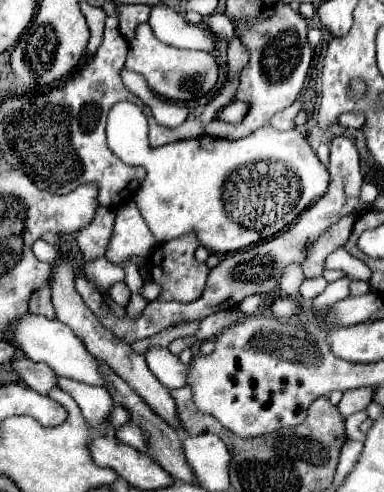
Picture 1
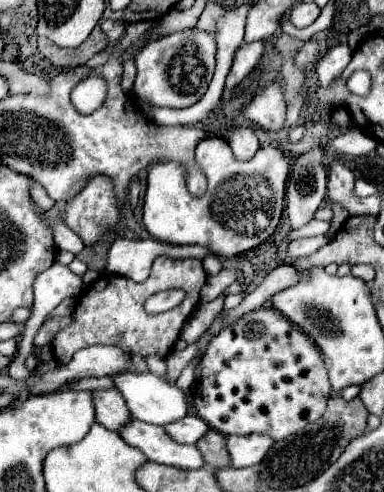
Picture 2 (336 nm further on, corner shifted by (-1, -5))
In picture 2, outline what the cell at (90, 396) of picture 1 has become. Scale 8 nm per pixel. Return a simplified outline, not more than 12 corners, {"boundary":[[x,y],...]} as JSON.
{"boundary":[[130,419],[118,433],[148,461],[200,469],[194,445],[172,441],[158,425]]}

